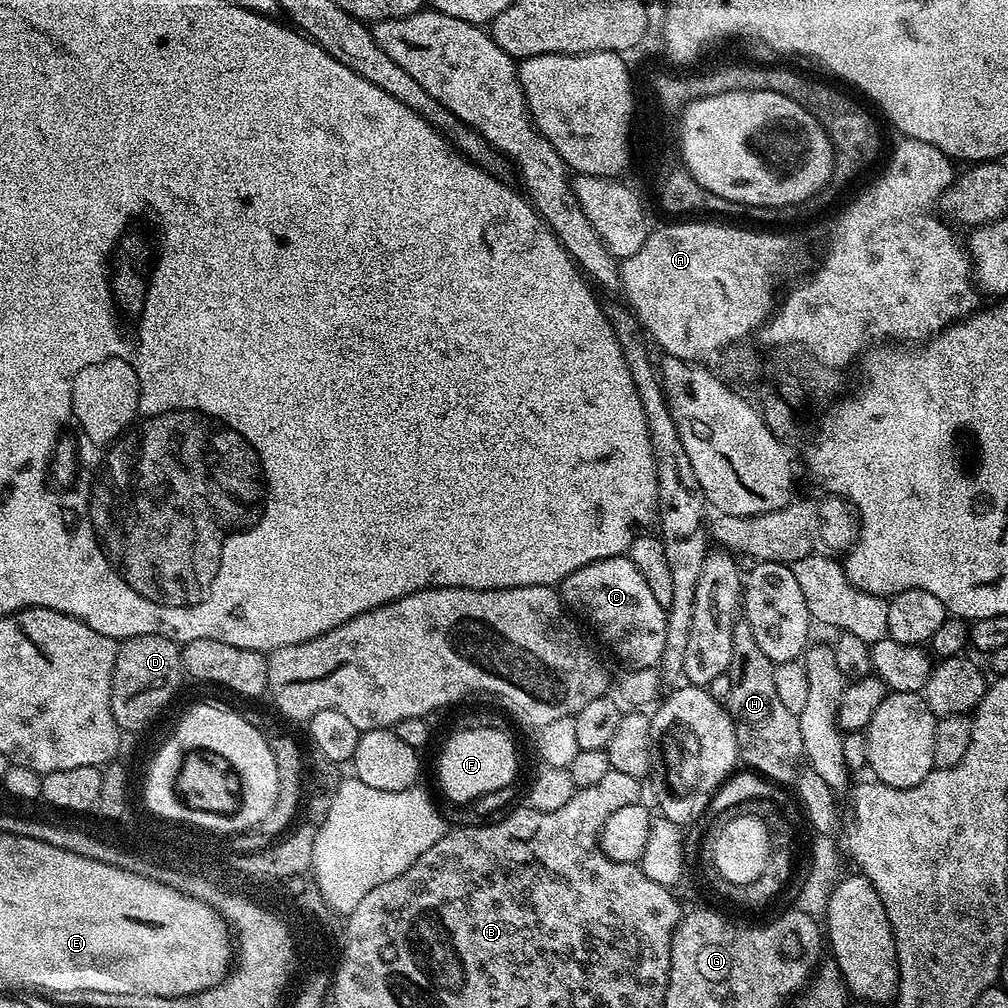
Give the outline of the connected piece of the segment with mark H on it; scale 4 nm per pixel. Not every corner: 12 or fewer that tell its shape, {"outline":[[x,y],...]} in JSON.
{"outline":[[737,619],[730,694],[741,765],[797,779],[800,718],[774,686],[776,665]]}

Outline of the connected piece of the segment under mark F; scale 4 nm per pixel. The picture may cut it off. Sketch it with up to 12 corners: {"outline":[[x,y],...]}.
{"outline":[[461,727],[436,768],[445,798],[468,804],[510,787],[505,729]]}

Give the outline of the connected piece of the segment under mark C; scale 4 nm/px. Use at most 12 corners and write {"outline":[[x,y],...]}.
{"outline":[[627,556],[562,580],[627,667],[659,663],[666,610]]}

